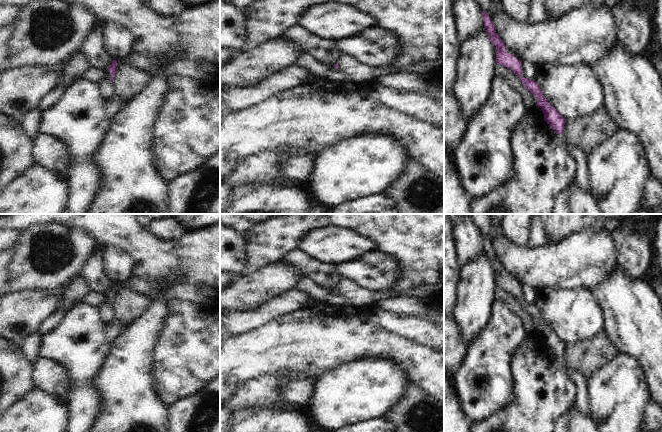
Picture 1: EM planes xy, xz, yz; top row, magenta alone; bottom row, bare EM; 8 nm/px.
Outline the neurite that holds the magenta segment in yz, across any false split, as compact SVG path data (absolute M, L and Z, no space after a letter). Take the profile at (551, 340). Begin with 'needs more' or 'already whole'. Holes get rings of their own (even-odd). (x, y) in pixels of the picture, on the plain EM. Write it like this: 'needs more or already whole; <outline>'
already whole; M482 235L482 241L486 257L490 260L491 266L496 274L496 287L511 293L514 298L520 301L523 310L536 321L536 330L541 332L544 338L544 344L556 358L563 357L566 343L544 321L537 306L522 301L522 286L515 282L514 278L506 275L506 269L496 257L493 244L484 235Z

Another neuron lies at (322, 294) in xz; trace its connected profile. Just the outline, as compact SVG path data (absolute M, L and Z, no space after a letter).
M306 275L301 279L297 288L308 291L317 299L317 302L329 302L338 306L353 306L353 303L340 292L324 288Z

